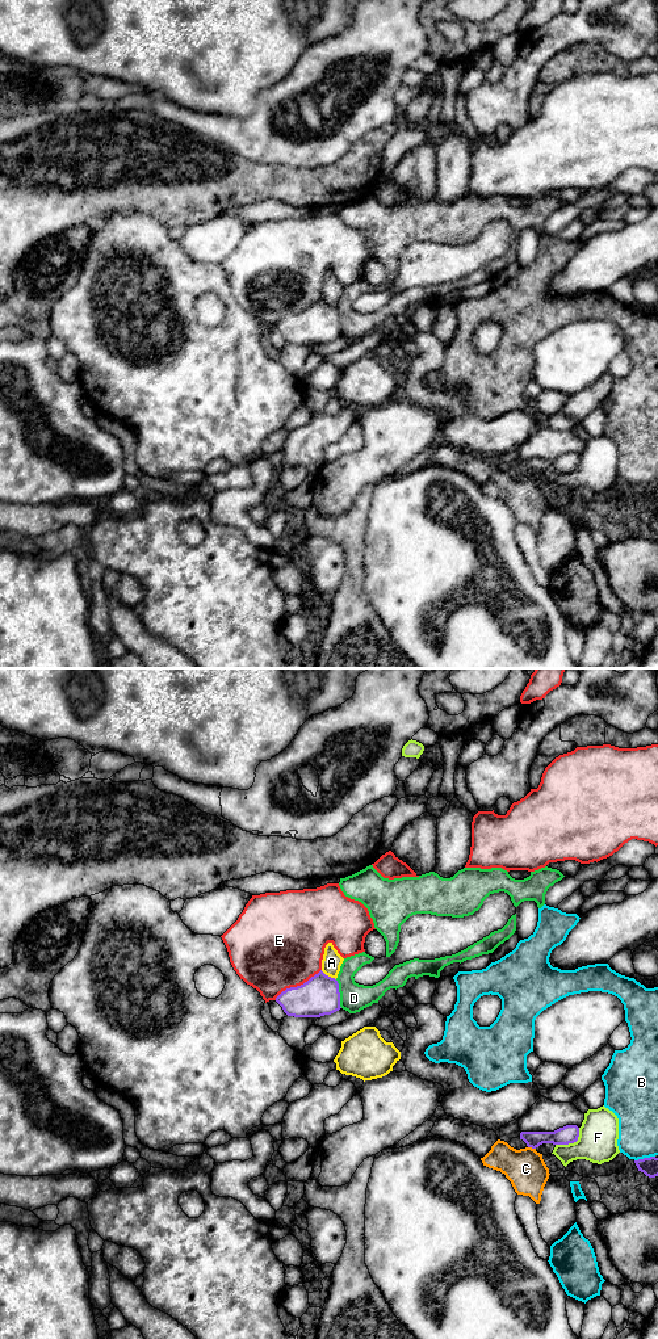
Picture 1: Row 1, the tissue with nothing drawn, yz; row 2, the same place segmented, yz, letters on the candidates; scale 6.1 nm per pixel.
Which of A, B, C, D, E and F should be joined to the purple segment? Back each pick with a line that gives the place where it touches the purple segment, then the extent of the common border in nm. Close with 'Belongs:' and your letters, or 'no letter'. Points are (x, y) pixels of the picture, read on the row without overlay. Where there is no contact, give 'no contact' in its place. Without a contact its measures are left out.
Belongs: no letter

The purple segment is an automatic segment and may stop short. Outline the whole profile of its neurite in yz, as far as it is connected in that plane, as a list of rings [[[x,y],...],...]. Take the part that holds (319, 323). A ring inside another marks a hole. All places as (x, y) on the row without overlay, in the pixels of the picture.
[[[322,298],[303,312],[282,319],[276,329],[294,345],[320,345],[341,336],[338,308]]]

